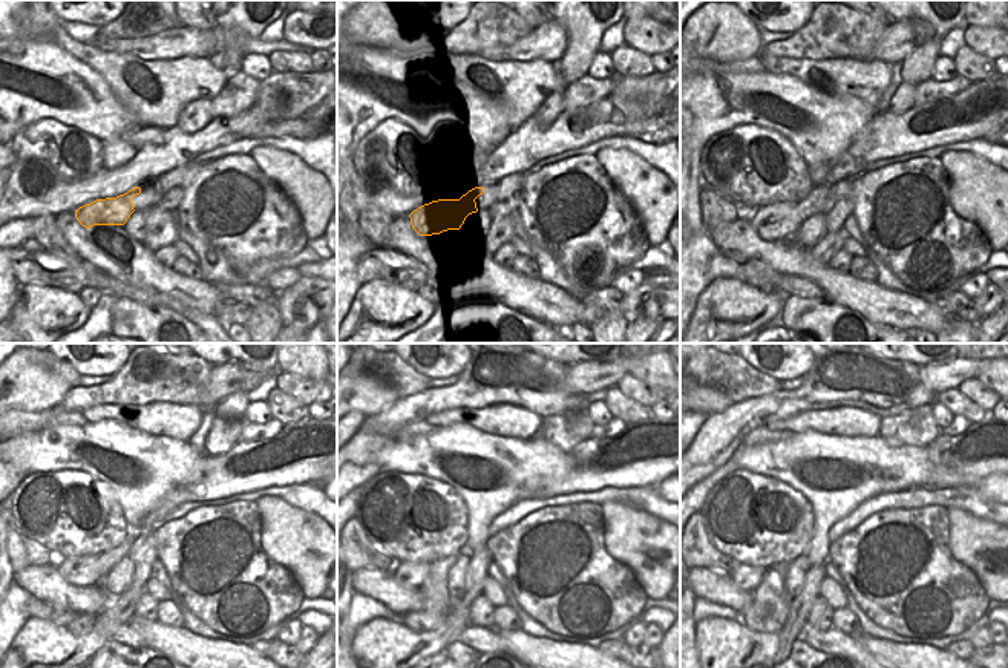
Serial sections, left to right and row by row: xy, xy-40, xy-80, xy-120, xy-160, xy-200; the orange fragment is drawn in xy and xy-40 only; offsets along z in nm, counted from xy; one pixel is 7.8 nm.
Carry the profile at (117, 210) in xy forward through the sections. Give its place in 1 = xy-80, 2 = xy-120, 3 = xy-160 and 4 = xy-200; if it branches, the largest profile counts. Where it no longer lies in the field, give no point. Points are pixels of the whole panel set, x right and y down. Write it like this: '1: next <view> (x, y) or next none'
1: next xy-80 (772, 222)
2: next xy-120 (81, 570)
3: next xy-160 (408, 573)
4: next xy-200 (748, 578)

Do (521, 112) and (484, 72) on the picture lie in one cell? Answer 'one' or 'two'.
one

